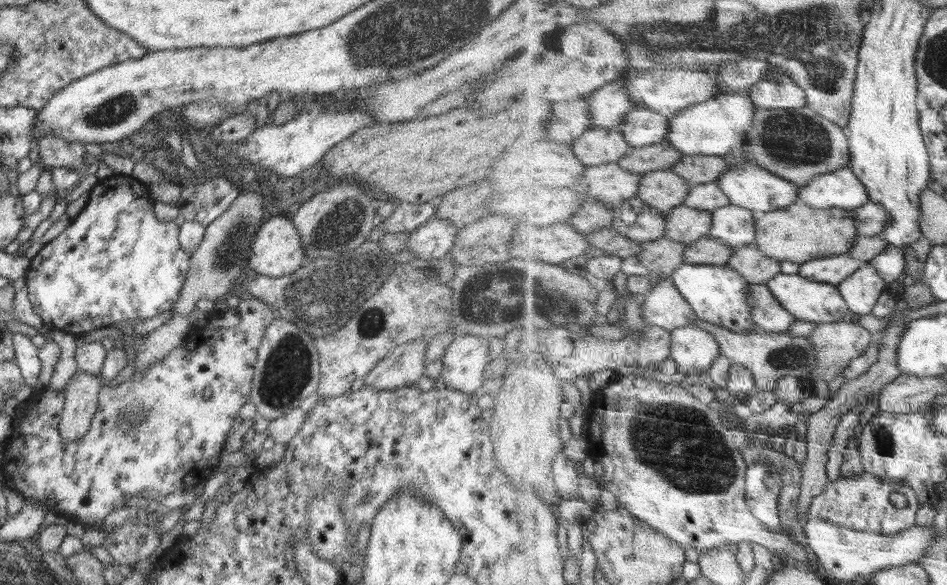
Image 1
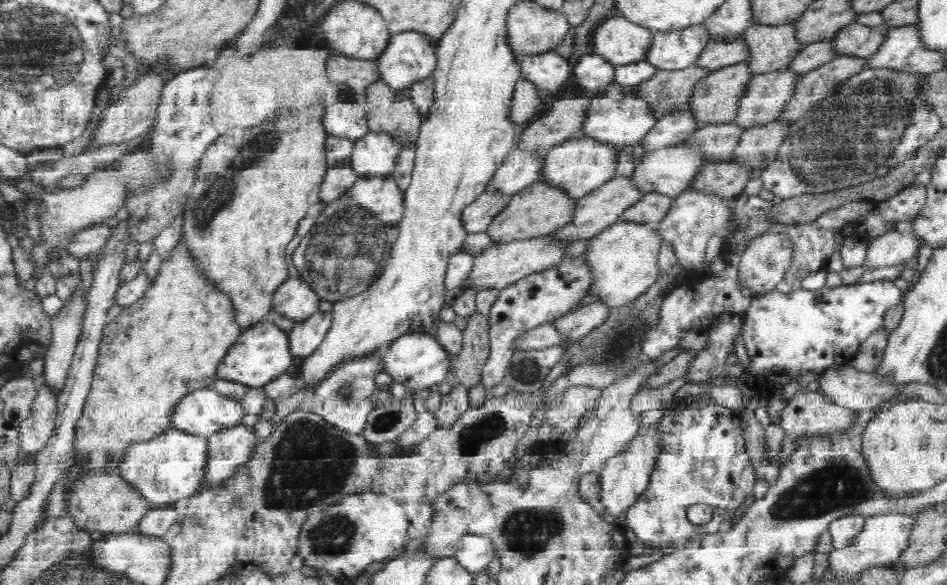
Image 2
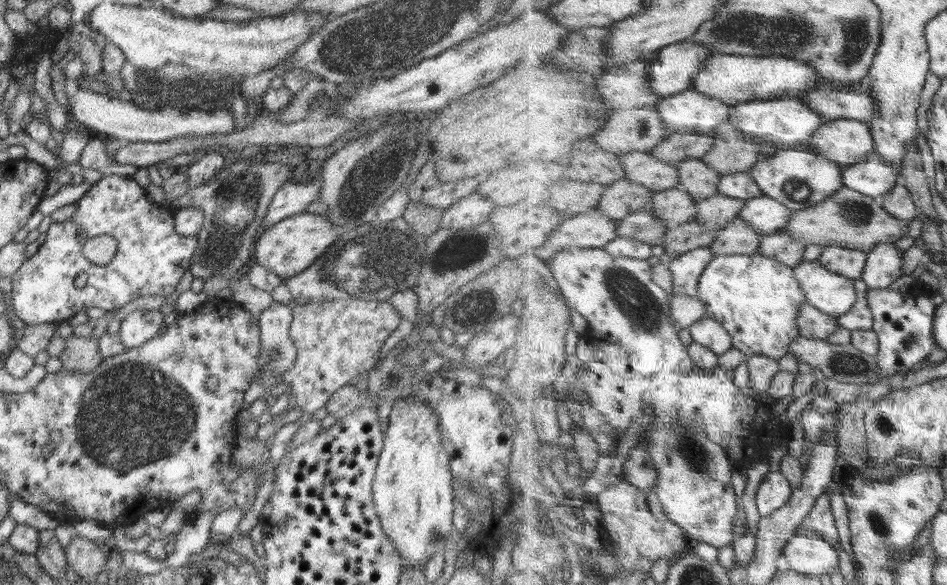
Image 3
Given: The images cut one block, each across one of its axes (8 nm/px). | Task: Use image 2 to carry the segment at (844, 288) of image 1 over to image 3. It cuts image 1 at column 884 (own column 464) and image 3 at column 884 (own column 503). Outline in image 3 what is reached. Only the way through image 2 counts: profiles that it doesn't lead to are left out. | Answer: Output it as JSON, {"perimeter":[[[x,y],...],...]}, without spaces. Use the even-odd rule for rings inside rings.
{"perimeter":[[[896,244],[877,245],[869,253],[863,280],[870,288],[891,288],[904,276],[904,251]]]}

